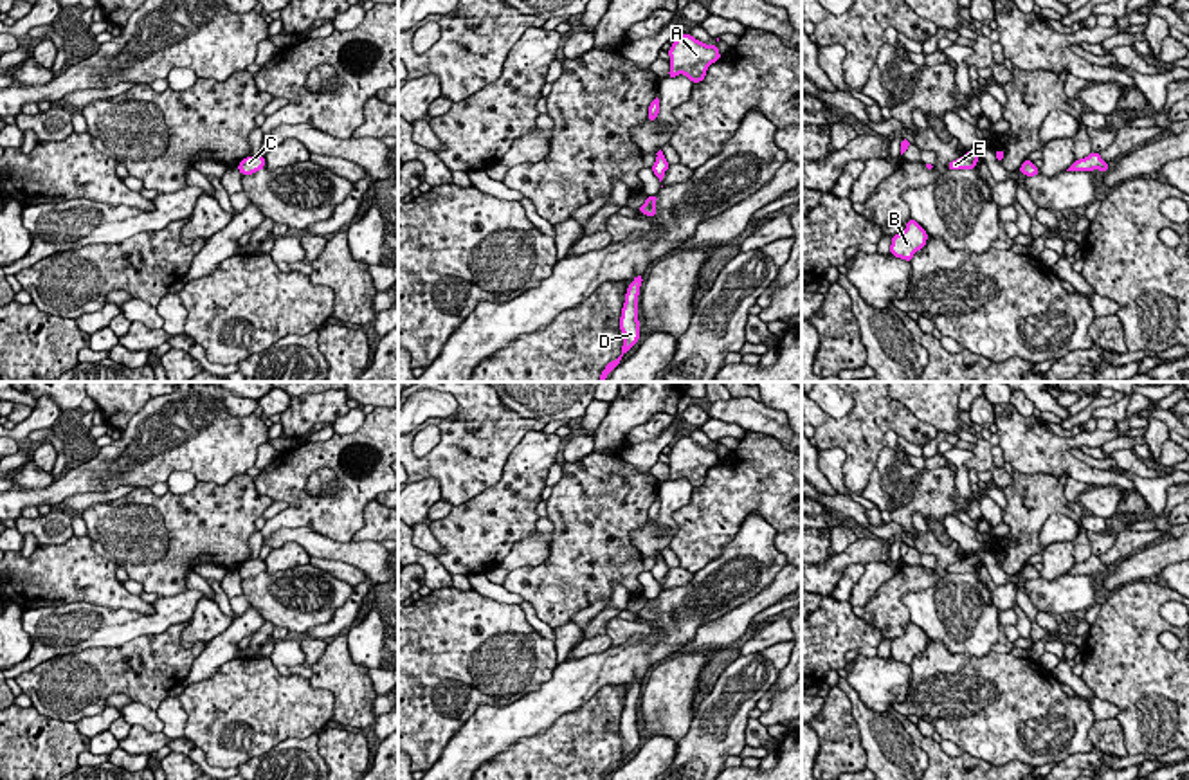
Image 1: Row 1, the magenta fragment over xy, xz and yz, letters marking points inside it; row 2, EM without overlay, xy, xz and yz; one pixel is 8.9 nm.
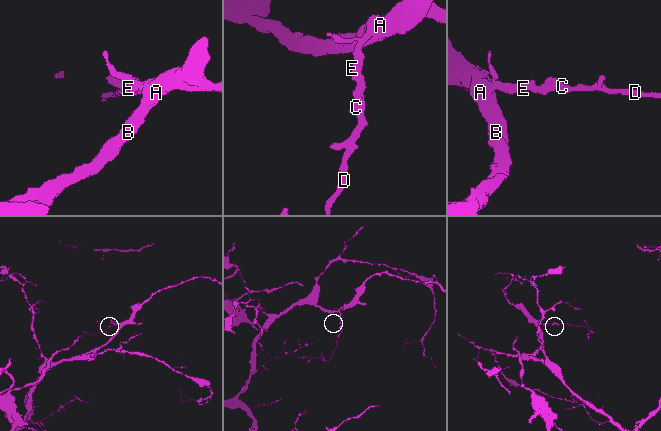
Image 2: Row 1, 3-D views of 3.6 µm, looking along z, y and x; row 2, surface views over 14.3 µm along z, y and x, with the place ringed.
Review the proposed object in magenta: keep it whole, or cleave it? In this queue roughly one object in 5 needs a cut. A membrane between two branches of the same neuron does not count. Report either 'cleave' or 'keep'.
keep

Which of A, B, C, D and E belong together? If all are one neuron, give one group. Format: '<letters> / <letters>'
A B C D E

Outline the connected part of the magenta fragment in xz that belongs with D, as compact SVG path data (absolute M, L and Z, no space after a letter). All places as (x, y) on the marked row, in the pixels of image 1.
M636 276L634 281L627 286L625 303L620 317L620 330L623 333L622 355L605 366L598 382L604 382L607 375L622 362L622 357L640 340L640 310L636 299L640 295L641 281L643 276Z

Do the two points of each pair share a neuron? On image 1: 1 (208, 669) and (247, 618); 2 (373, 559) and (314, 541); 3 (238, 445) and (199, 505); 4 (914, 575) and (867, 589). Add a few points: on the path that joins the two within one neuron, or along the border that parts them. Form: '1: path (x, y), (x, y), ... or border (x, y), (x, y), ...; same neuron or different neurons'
1: path (213, 656), (236, 631); same neuron
2: path (359, 553), (328, 550); same neuron
3: border (245, 472), (220, 485), (199, 481); different neurons
4: border (898, 570), (863, 606); different neurons

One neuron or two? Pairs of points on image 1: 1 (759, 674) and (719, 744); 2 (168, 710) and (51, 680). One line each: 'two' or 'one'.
1: one
2: two

